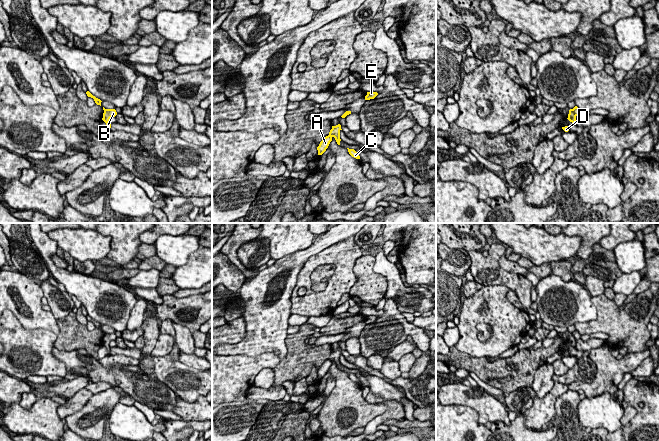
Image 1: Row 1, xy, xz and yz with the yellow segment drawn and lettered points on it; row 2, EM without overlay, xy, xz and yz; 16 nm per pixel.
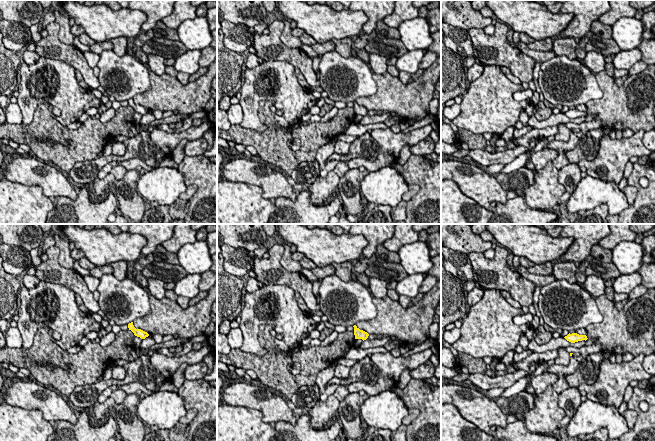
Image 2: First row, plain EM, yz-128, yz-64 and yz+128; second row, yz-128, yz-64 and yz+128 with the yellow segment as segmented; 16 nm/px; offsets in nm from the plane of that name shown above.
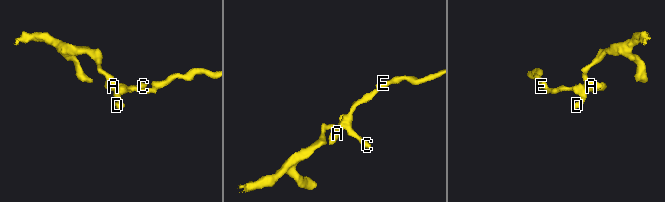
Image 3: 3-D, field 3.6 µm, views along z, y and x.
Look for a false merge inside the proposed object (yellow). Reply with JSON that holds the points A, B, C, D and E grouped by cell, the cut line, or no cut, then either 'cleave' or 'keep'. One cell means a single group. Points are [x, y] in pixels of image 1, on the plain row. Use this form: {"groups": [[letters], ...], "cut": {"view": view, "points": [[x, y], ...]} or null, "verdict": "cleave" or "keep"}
{"groups": [["A"], ["B", "C", "D", "E"]], "cut": {"view": "yz", "points": [[571, 333], [576, 339]]}, "verdict": "cleave"}

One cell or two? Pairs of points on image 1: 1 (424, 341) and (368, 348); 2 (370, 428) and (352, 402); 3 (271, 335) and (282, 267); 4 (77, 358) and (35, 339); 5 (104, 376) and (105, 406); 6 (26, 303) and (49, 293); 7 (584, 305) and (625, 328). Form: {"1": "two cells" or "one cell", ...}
{"1": "one cell", "2": "two cells", "3": "one cell", "4": "two cells", "5": "two cells", "6": "two cells", "7": "two cells"}

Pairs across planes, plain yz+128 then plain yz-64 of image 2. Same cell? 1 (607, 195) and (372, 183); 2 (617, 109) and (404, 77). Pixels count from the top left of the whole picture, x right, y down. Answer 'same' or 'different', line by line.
1: same
2: different

